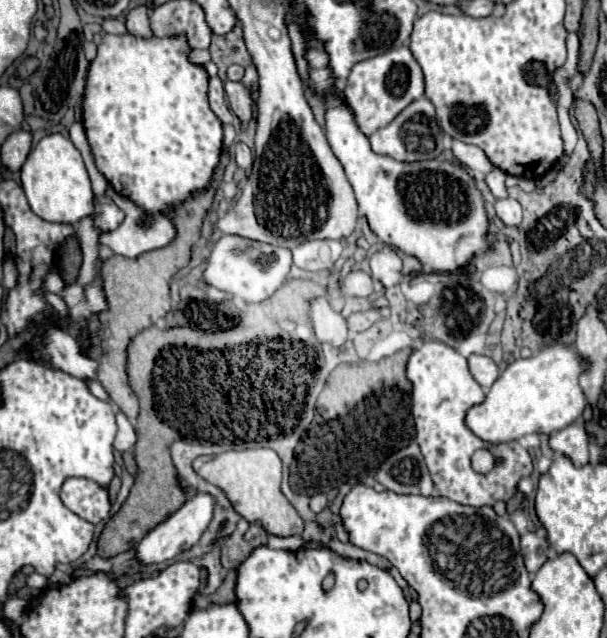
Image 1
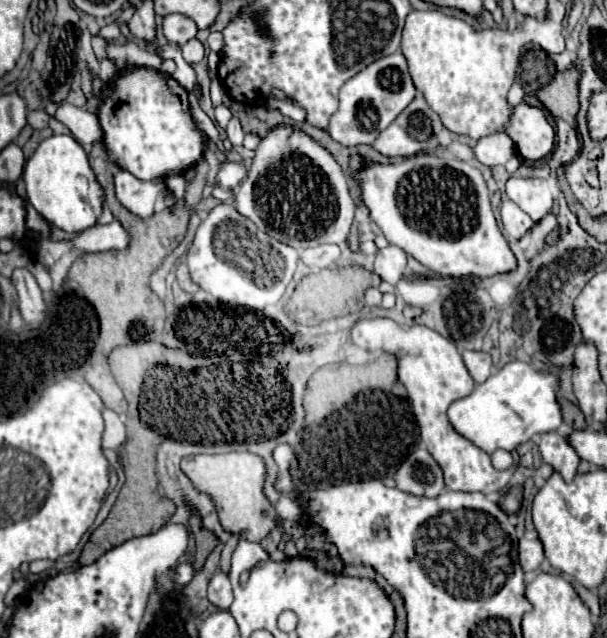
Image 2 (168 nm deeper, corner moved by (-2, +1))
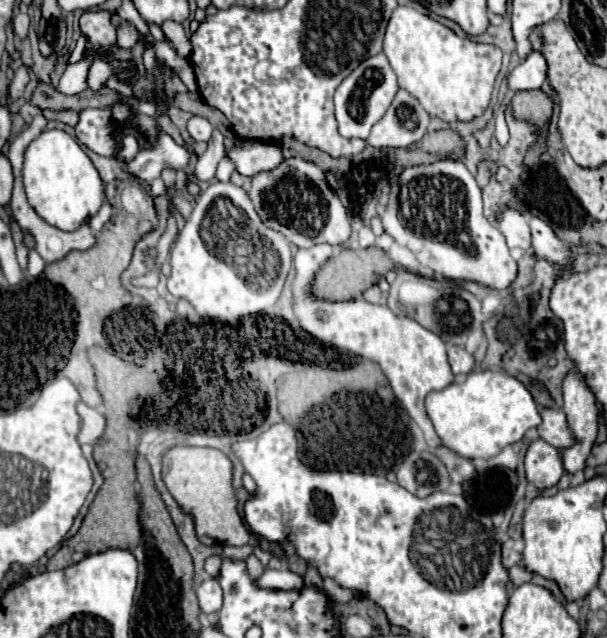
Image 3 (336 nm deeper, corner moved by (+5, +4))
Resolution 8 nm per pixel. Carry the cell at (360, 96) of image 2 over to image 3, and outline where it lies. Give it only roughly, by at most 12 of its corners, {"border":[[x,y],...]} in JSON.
{"border":[[380,52],[334,94],[338,130],[366,140],[398,92]]}

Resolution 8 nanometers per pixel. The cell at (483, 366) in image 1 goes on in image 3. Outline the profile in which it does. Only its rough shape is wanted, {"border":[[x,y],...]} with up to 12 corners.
{"border":[[448,344],[448,362],[454,374],[474,370],[474,356],[462,346]]}

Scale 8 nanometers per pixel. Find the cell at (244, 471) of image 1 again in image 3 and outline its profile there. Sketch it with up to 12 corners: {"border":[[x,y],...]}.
{"border":[[174,446],[162,480],[202,544],[248,544],[232,462]]}

